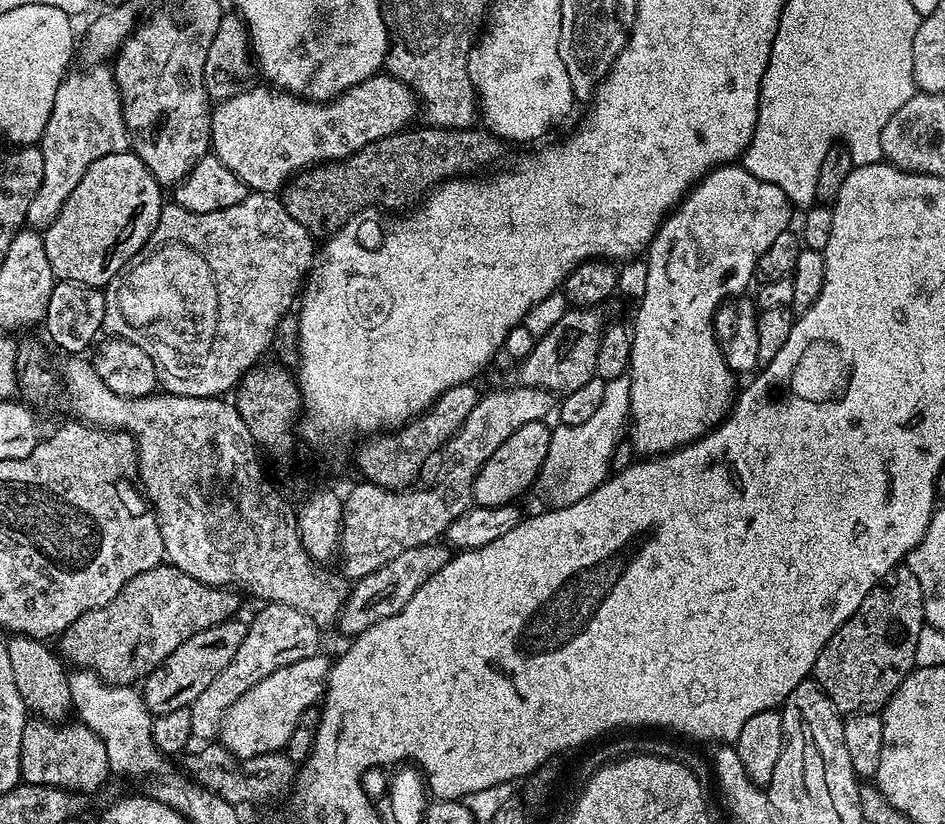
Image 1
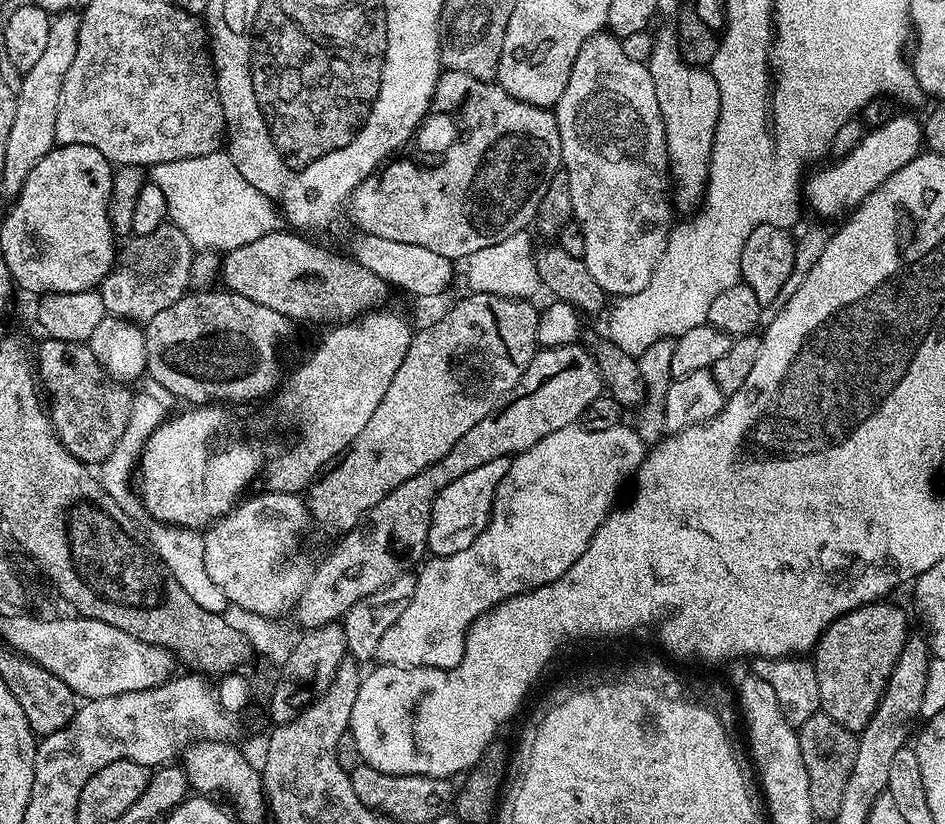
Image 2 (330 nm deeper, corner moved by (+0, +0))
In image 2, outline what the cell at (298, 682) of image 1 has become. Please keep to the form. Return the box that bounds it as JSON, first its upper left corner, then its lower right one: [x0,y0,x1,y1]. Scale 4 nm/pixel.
[376,423,645,668]

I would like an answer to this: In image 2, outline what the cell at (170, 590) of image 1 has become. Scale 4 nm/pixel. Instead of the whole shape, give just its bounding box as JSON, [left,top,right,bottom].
[306,292,540,534]

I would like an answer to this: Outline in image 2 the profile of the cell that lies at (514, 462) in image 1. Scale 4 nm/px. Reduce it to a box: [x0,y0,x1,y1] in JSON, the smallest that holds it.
[428,456,512,556]

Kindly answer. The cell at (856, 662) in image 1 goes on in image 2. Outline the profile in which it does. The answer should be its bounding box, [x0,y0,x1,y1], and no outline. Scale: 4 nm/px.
[814,602,910,733]

